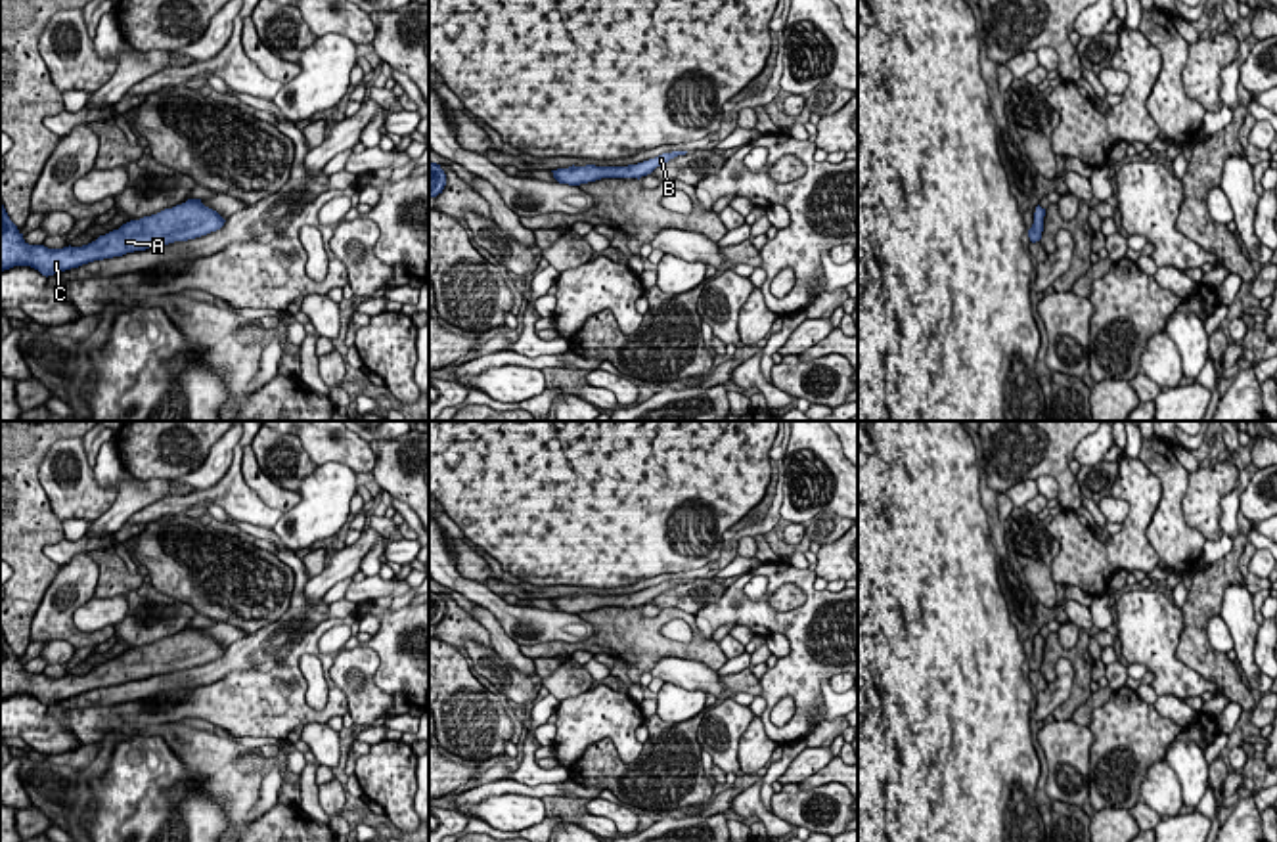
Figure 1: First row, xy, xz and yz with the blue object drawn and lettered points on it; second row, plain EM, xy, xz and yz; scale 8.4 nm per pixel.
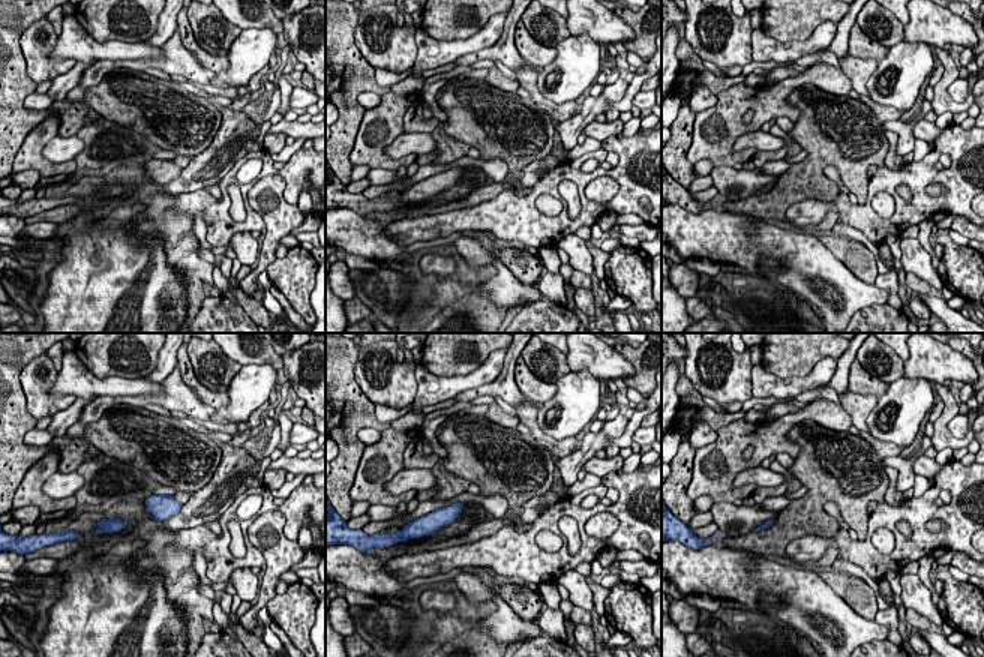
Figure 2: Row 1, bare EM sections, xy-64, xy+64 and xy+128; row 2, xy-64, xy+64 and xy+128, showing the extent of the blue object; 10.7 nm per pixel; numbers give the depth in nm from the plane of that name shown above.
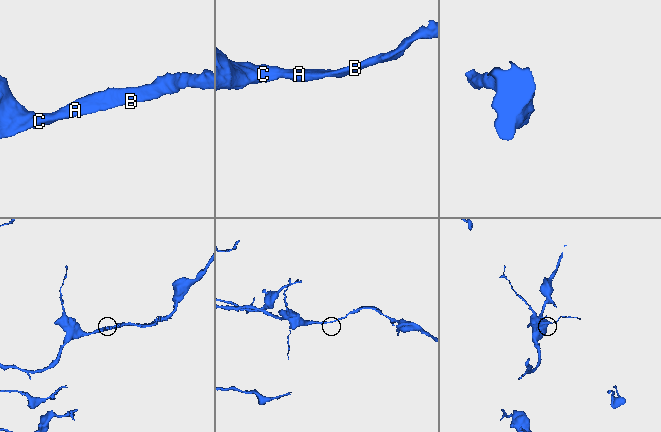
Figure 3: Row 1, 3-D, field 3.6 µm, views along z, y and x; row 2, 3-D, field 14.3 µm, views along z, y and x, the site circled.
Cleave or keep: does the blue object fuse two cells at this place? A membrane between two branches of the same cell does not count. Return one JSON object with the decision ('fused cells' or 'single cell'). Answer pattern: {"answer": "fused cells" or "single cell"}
{"answer": "single cell"}

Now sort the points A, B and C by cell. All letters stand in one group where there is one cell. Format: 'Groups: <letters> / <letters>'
Groups: A B C

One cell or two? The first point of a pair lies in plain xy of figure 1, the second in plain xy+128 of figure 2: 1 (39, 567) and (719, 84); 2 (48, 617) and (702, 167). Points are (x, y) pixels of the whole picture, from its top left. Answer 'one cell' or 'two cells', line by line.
1: one cell
2: two cells

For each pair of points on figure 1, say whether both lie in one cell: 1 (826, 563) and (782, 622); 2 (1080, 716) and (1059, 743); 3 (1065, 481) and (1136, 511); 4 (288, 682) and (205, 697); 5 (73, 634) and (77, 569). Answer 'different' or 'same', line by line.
1: different
2: different
3: different
4: same
5: same

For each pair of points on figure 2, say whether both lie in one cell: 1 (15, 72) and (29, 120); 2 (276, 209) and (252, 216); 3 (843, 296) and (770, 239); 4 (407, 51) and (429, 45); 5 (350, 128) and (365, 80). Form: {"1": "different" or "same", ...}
{"1": "same", "2": "different", "3": "same", "4": "different", "5": "same"}

